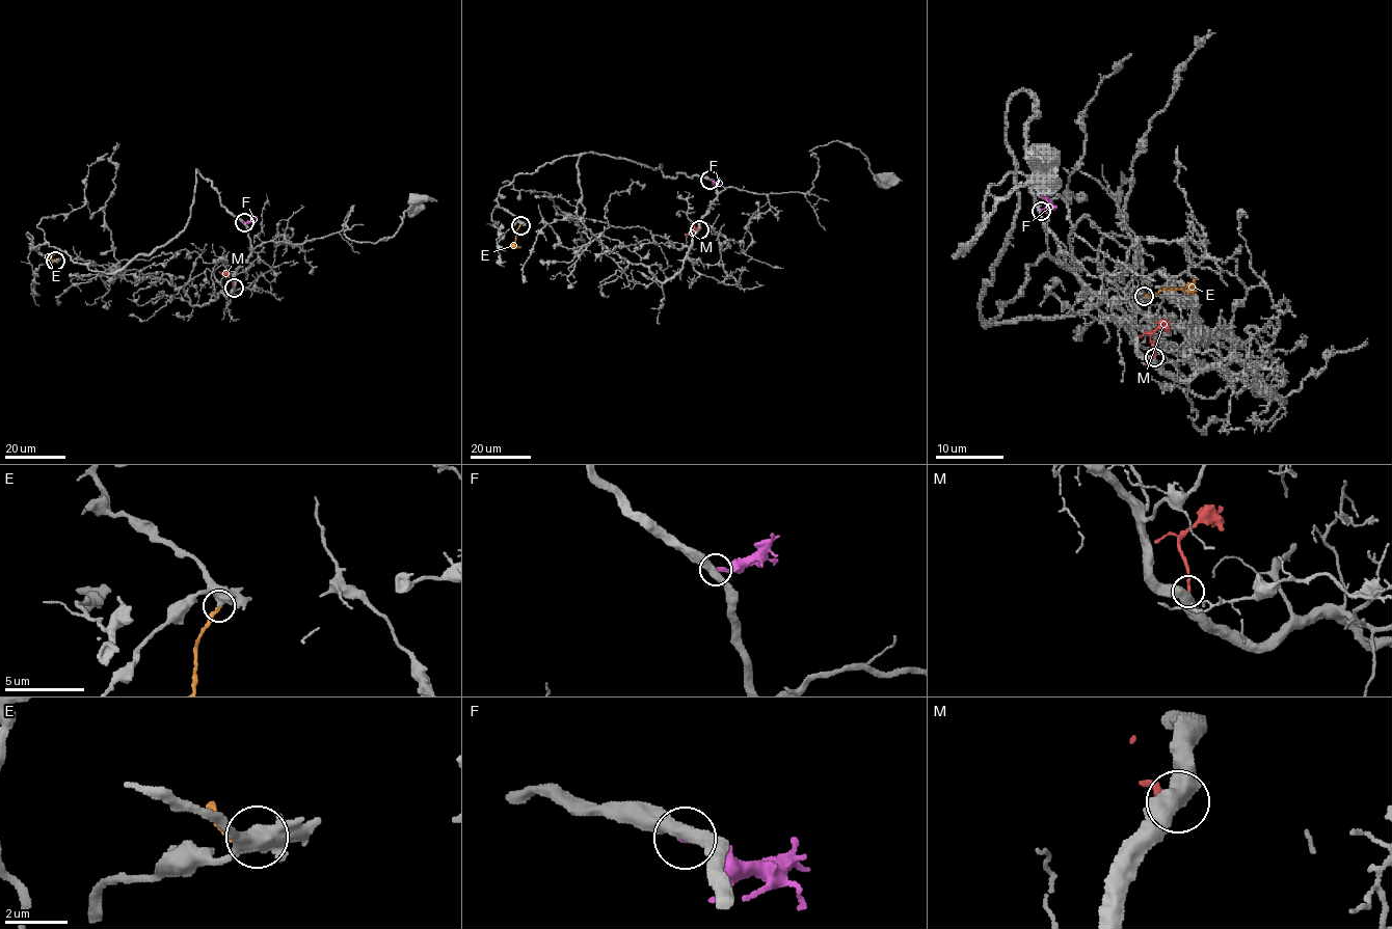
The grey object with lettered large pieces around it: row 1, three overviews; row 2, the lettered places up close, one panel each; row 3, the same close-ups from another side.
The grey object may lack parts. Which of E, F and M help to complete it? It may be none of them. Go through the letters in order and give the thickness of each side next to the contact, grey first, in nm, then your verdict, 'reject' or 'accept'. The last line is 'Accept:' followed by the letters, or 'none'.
E: calibres 600 and 200 nm; accept
F: calibres 420 and 240 nm; reject
M: calibres 550 and 180 nm; reject
Accept: E

